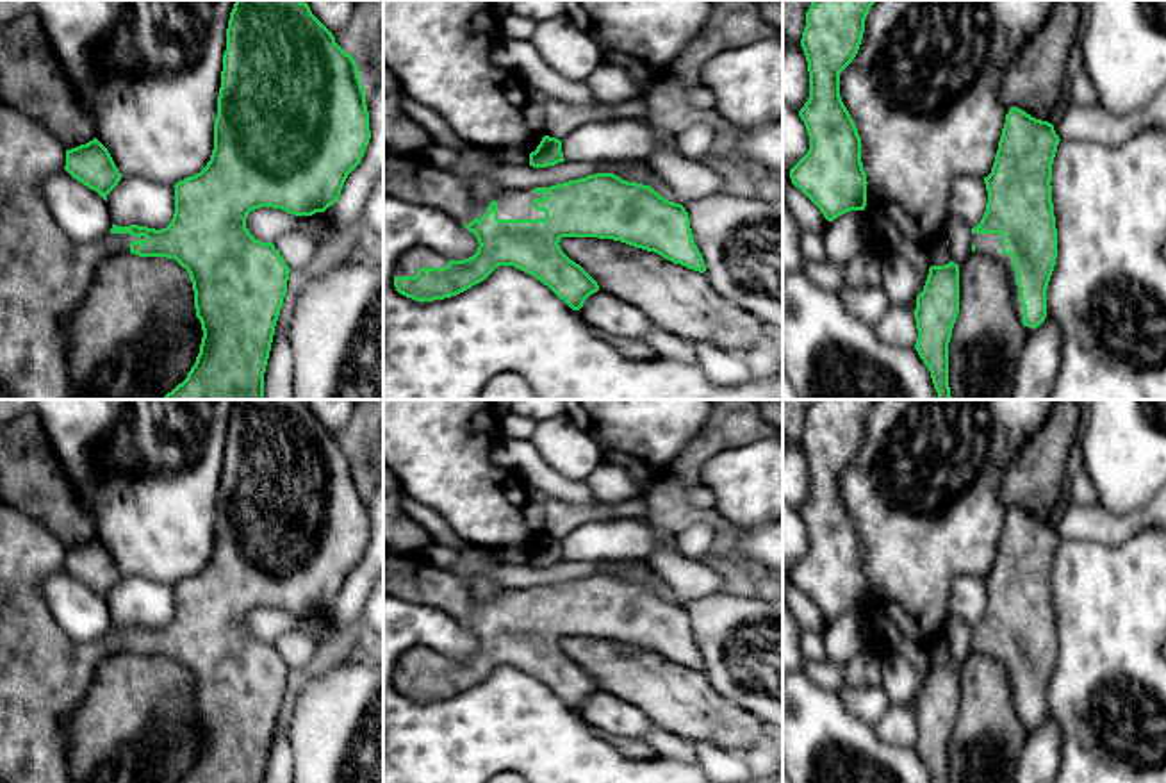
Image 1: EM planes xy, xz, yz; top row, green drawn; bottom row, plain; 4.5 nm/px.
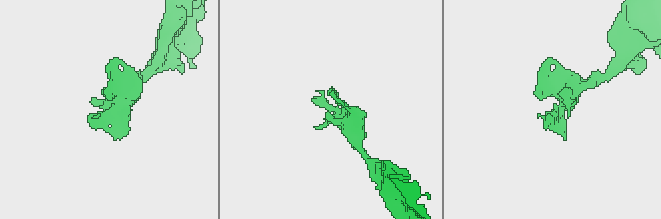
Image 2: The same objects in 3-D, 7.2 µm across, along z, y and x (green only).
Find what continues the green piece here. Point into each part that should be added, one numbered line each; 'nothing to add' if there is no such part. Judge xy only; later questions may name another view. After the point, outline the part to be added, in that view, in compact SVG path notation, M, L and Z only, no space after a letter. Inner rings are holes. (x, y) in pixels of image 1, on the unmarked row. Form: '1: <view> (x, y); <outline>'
1: xy (43, 675); M0 503L0 783L70 783L71 713L98 663L146 639L105 633L87 644L71 640L53 621L41 589L64 565L66 548L48 528Z

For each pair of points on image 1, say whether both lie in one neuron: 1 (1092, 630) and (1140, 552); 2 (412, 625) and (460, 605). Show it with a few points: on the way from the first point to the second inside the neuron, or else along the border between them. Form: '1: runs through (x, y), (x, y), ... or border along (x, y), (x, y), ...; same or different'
1: runs through (1111, 610), (1140, 582), (1140, 571); same
2: border along (403, 601), (439, 607), (469, 630); different

